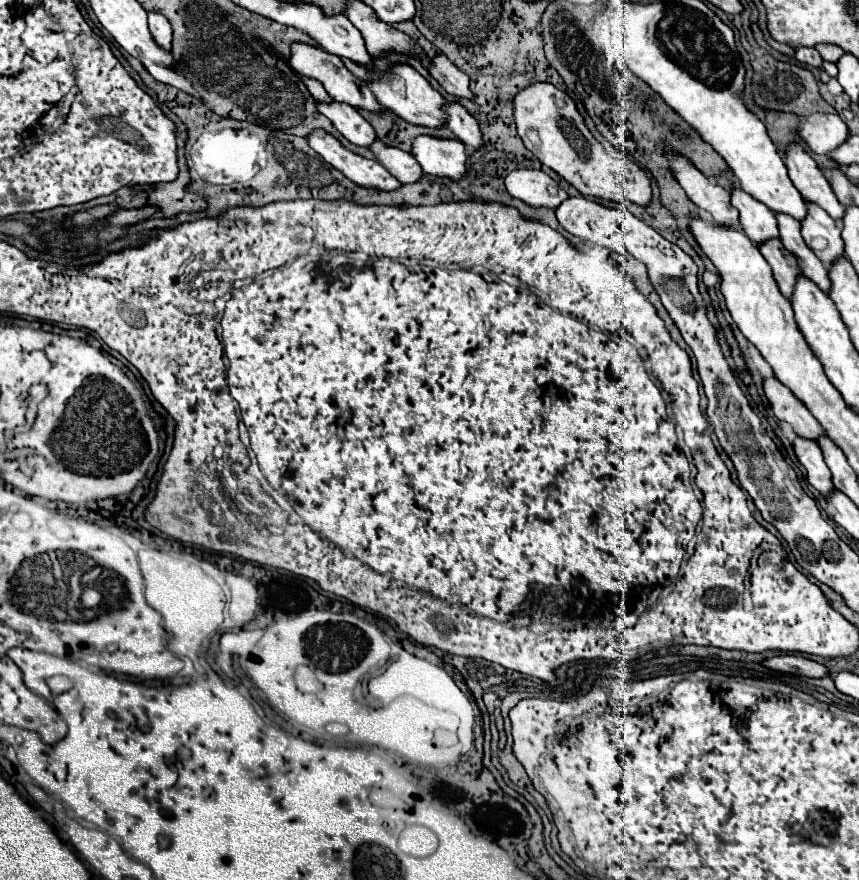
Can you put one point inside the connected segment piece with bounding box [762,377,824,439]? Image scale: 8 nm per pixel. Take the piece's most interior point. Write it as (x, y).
(785, 406)

